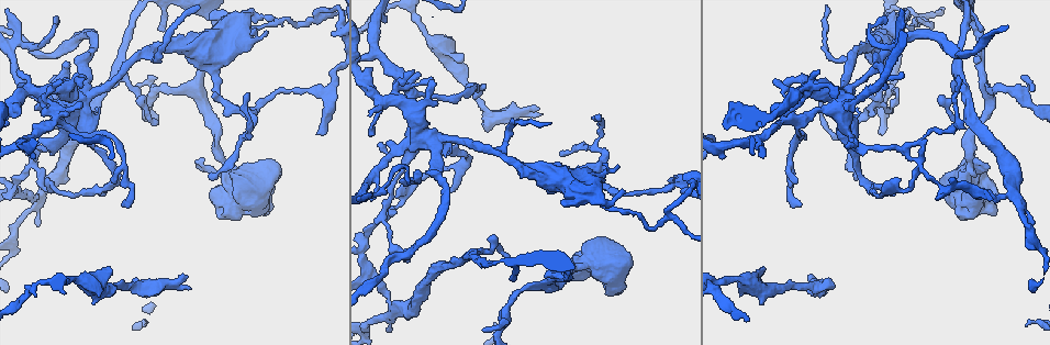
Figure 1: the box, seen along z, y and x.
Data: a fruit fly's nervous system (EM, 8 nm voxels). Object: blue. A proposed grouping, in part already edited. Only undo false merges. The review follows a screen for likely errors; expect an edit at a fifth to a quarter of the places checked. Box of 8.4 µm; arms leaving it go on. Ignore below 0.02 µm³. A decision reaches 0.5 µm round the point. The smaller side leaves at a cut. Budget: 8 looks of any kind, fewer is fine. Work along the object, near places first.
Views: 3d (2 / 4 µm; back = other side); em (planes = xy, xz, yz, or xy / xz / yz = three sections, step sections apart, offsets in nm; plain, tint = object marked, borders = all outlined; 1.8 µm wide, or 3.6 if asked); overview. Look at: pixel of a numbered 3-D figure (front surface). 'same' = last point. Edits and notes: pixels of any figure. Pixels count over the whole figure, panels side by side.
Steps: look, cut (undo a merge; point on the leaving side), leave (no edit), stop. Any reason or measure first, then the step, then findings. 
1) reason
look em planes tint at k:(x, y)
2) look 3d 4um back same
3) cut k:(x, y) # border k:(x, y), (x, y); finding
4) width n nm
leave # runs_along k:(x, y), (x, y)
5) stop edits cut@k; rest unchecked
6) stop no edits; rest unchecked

narrows sharply
look 3d 2um at 1:(226, 103)

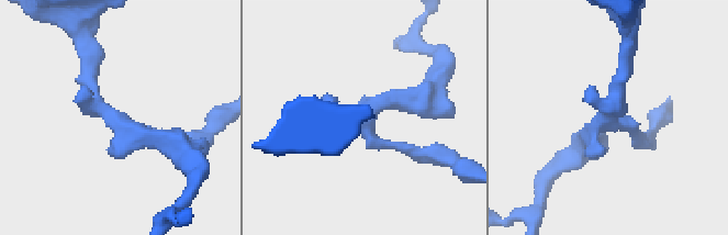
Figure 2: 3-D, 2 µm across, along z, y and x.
arms 3
look em planes plain at 2:(611, 122)

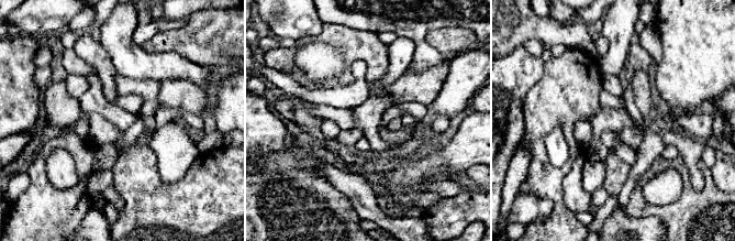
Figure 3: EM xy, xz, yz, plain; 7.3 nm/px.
where the object lies
look em planes tint same

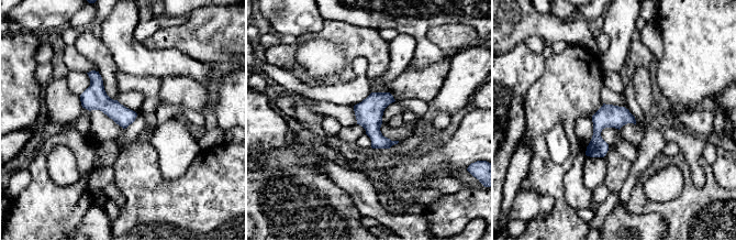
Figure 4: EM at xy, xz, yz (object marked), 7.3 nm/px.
leave # all the same neuron

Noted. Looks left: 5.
thick turns thin
look 3d 4um at 1:(241, 26)

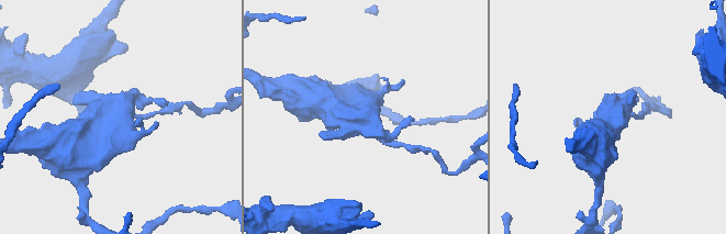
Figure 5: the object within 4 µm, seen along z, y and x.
look em planes tint at 5:(616, 109)

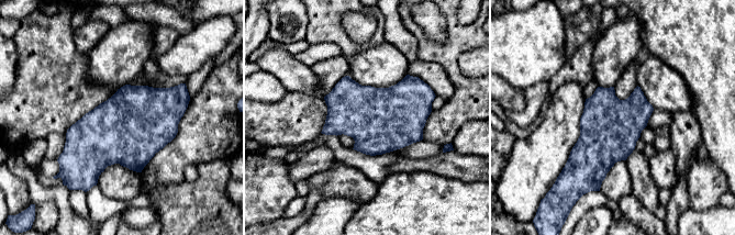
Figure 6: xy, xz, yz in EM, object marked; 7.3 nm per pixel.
width 440 nm
leave # continuous, no second neuron

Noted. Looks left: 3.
thick turns thin
look 3d 2um at 1:(972, 209)

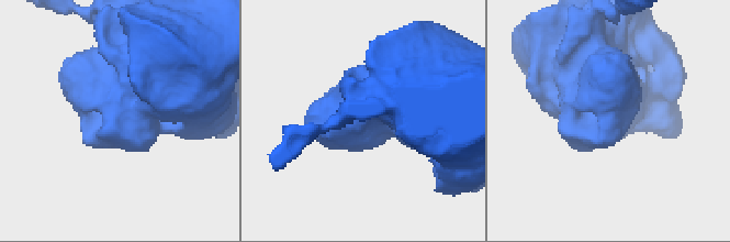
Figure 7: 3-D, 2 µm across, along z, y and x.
look em planes tint at 7:(600, 125)

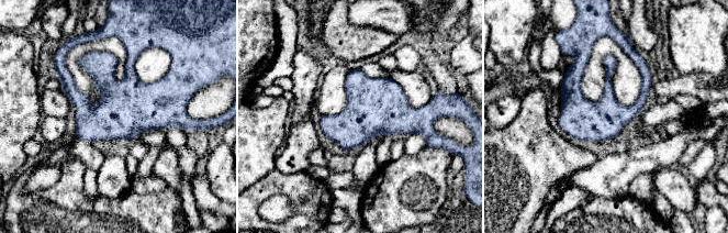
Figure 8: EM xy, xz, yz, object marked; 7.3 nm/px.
leave # continuous, no second neuron

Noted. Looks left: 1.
stop no edits; rest unchecked

